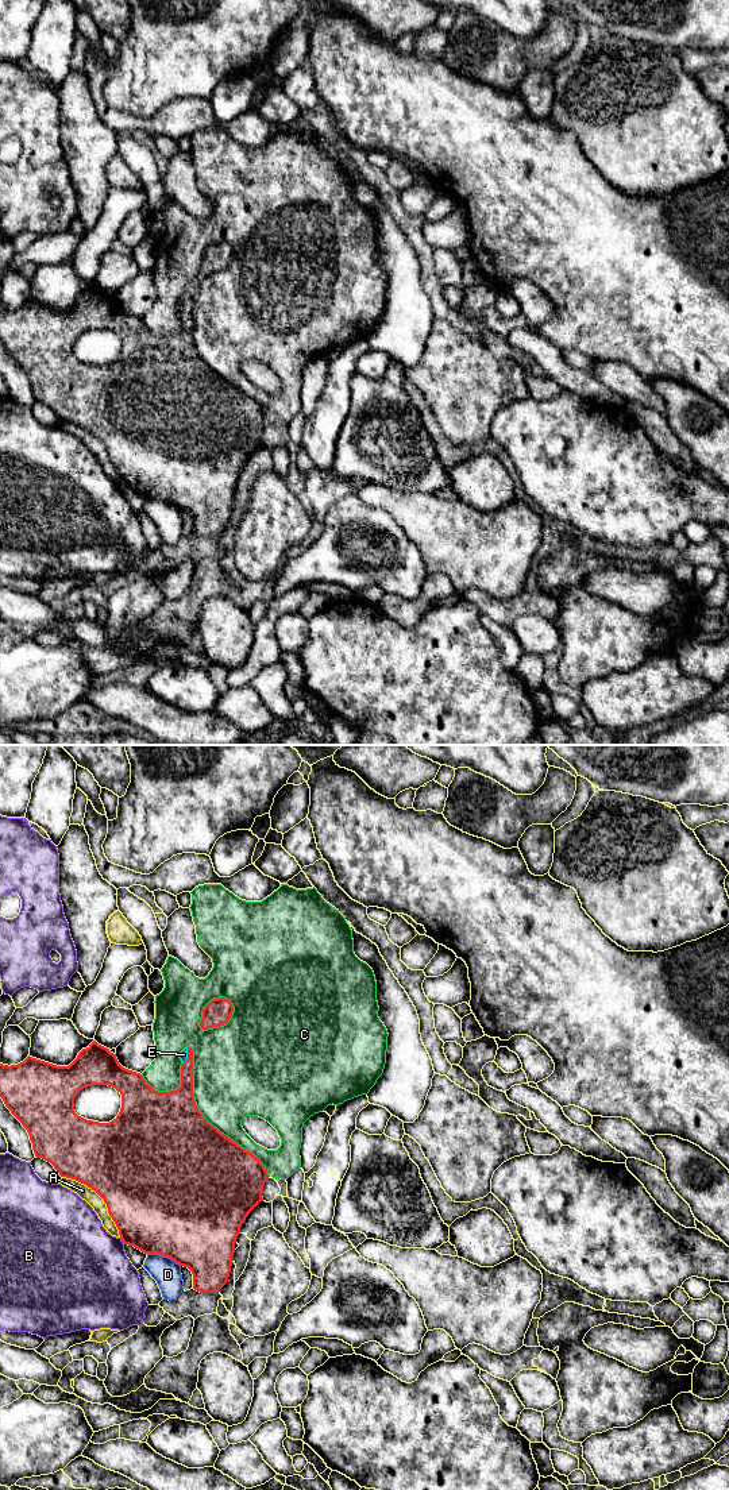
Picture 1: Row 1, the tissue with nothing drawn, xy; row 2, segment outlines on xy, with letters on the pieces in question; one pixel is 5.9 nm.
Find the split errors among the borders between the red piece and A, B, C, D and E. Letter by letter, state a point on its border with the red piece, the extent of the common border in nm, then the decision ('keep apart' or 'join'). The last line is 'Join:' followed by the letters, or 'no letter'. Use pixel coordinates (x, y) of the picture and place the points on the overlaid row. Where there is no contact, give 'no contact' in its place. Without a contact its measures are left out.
A: xy (101, 1197) | 500 nm | keep apart
B: xy (122, 1240) | 50 nm | keep apart
C: xy (201, 1115) | 900 nm | keep apart
D: xy (164, 1255) | 220 nm | keep apart
E: xy (188, 1056) | 110 nm | join
Join: E

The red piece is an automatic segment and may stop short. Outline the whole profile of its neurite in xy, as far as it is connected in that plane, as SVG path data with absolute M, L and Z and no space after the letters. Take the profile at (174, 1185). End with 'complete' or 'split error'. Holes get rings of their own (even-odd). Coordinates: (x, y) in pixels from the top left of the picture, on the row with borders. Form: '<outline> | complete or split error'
M93 1041L69 1066L57 1066L32 1057L18 1065L0 1064L0 1097L30 1135L36 1158L50 1162L61 1177L76 1180L94 1190L107 1204L124 1244L144 1254L167 1257L193 1274L193 1289L219 1293L227 1284L236 1238L248 1213L263 1201L269 1173L250 1151L213 1127L198 1111L193 1096L193 1049L180 1055L181 1086L157 1092L140 1073L123 1068L116 1054ZM108 1085L122 1095L119 1115L109 1123L78 1116L76 1096L88 1086Z | split error

